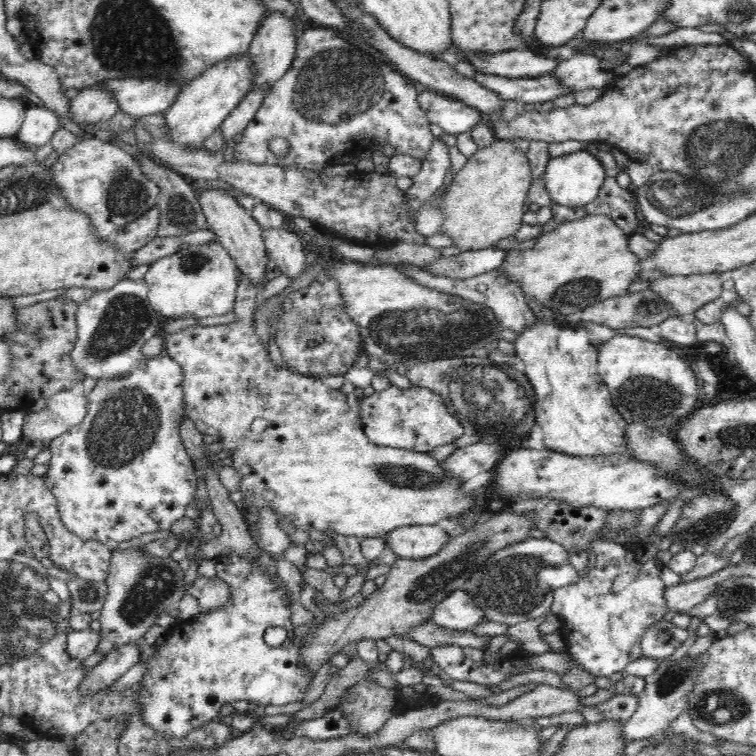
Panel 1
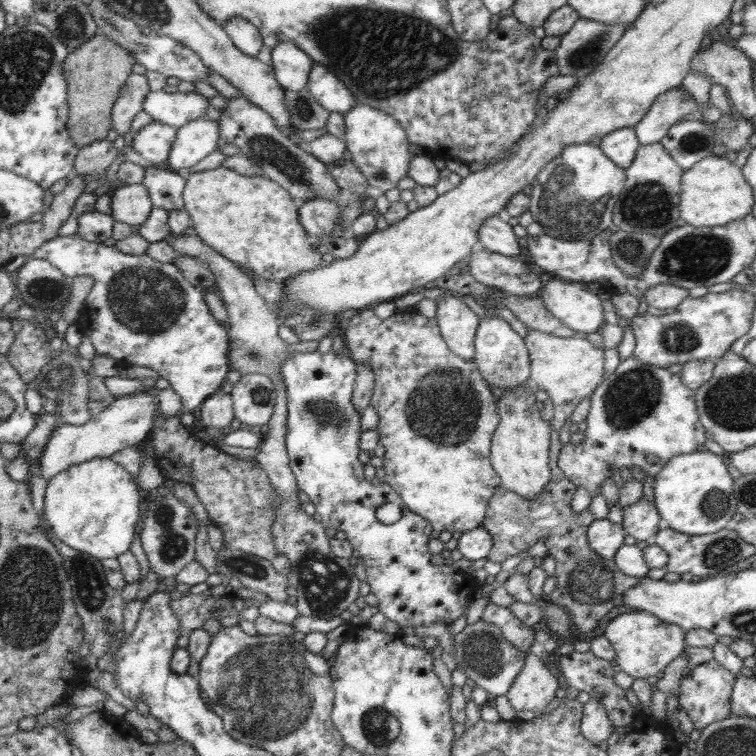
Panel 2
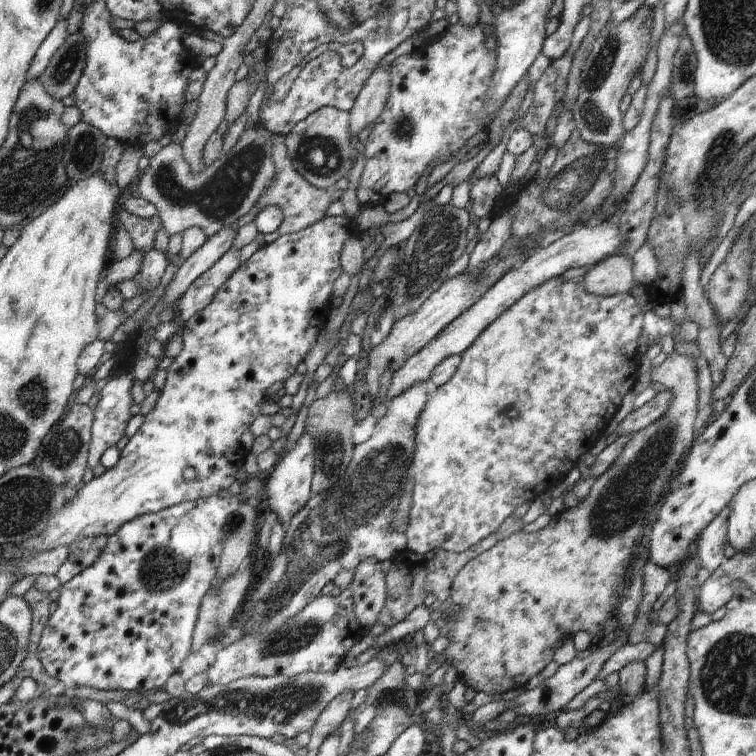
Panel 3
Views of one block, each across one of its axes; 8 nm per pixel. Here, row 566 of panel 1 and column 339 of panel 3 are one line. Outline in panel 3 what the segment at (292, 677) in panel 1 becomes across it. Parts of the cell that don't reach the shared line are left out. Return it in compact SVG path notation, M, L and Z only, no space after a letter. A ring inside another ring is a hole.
M338 215L337 217L324 217L317 223L306 227L304 230L289 235L279 235L269 238L263 247L259 248L245 263L242 263L226 279L226 282L218 289L213 296L212 302L193 314L184 324L181 325L181 335L183 338L182 352L174 359L172 364L167 368L167 377L164 388L160 391L160 396L155 407L145 416L145 421L138 429L138 432L131 436L128 443L120 451L120 457L116 465L97 478L93 478L90 482L85 483L78 491L74 499L67 500L62 507L60 513L52 516L48 523L47 529L43 530L40 535L35 535L25 543L16 545L21 549L30 549L35 551L47 551L56 547L74 547L77 540L84 537L98 535L113 535L120 530L127 522L134 520L136 517L157 513L158 511L167 509L168 507L180 504L184 501L195 501L201 498L208 498L214 495L224 495L228 492L228 488L234 484L237 479L235 475L239 472L239 468L246 460L247 451L244 449L240 436L250 428L250 425L258 416L261 415L260 405L267 401L268 388L276 382L284 382L290 376L296 373L296 366L304 361L308 356L310 348L316 344L320 330L324 328L328 314L332 310L331 297L333 296L333 284L336 279L343 273L341 267L341 252L346 242L352 237L357 236L356 226L353 220L347 215ZM192 466L196 470L196 476L192 480L184 478L184 470Z

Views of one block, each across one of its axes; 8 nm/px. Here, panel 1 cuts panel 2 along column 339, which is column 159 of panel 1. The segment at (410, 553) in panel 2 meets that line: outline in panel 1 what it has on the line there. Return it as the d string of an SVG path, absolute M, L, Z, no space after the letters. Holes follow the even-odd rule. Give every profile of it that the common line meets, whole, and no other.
M164 353L156 357L145 356L141 363L127 375L100 379L87 396L89 400L88 413L84 416L84 420L80 424L76 424L74 428L70 428L67 433L45 443L45 446L50 449L52 457L48 463L49 468L44 479L50 487L50 491L54 493L54 498L58 499L58 515L70 533L74 533L84 540L96 540L113 546L119 542L124 542L124 540L138 538L138 536L148 534L148 532L168 530L176 520L180 520L184 516L186 507L192 502L194 494L196 494L198 476L196 475L195 463L193 463L193 459L188 454L182 437L180 437L180 422L182 422L182 416L186 415L187 408L184 391L182 391L182 380L184 380L182 367L172 357Z

